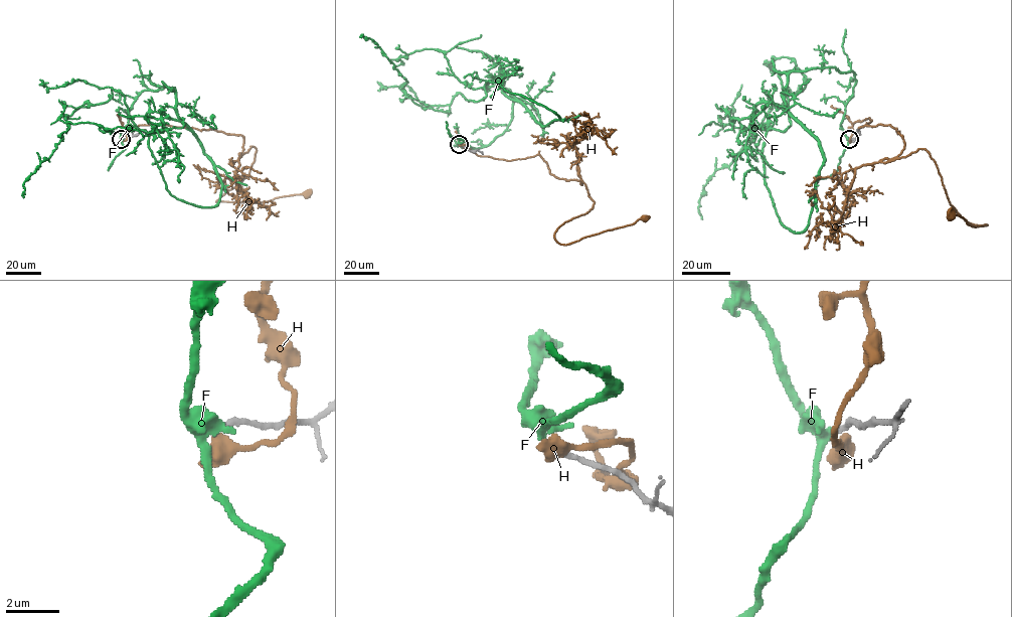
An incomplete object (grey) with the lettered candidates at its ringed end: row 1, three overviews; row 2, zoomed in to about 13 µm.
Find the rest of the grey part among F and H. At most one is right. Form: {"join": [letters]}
{"join": ["F"]}

